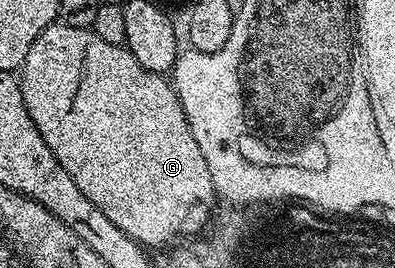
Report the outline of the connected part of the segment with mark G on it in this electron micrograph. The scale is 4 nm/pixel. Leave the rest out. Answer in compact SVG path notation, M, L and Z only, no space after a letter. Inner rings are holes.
M56 21L49 24L40 35L32 38L23 55L23 66L18 80L23 94L23 104L25 109L29 109L29 117L33 117L33 125L37 125L37 133L41 133L45 145L49 145L53 157L57 157L61 169L65 169L65 173L69 173L69 177L73 177L77 189L81 189L81 193L85 193L85 197L89 197L89 201L93 201L93 205L97 205L97 209L101 209L101 213L105 213L105 217L109 217L109 221L113 221L113 225L117 225L117 229L121 229L129 238L144 248L163 249L190 236L192 234L190 231L208 226L213 215L213 208L217 203L217 194L213 185L213 177L209 173L209 165L201 154L199 139L193 137L190 118L184 113L180 98L175 94L174 86L168 80L166 83L163 75L145 69L145 65L141 65L141 61L137 61L137 57L133 57L133 53L127 50L126 46L114 47L109 45L109 41L101 41L101 37L97 37L97 33L90 27L73 29L73 25L65 25Z

